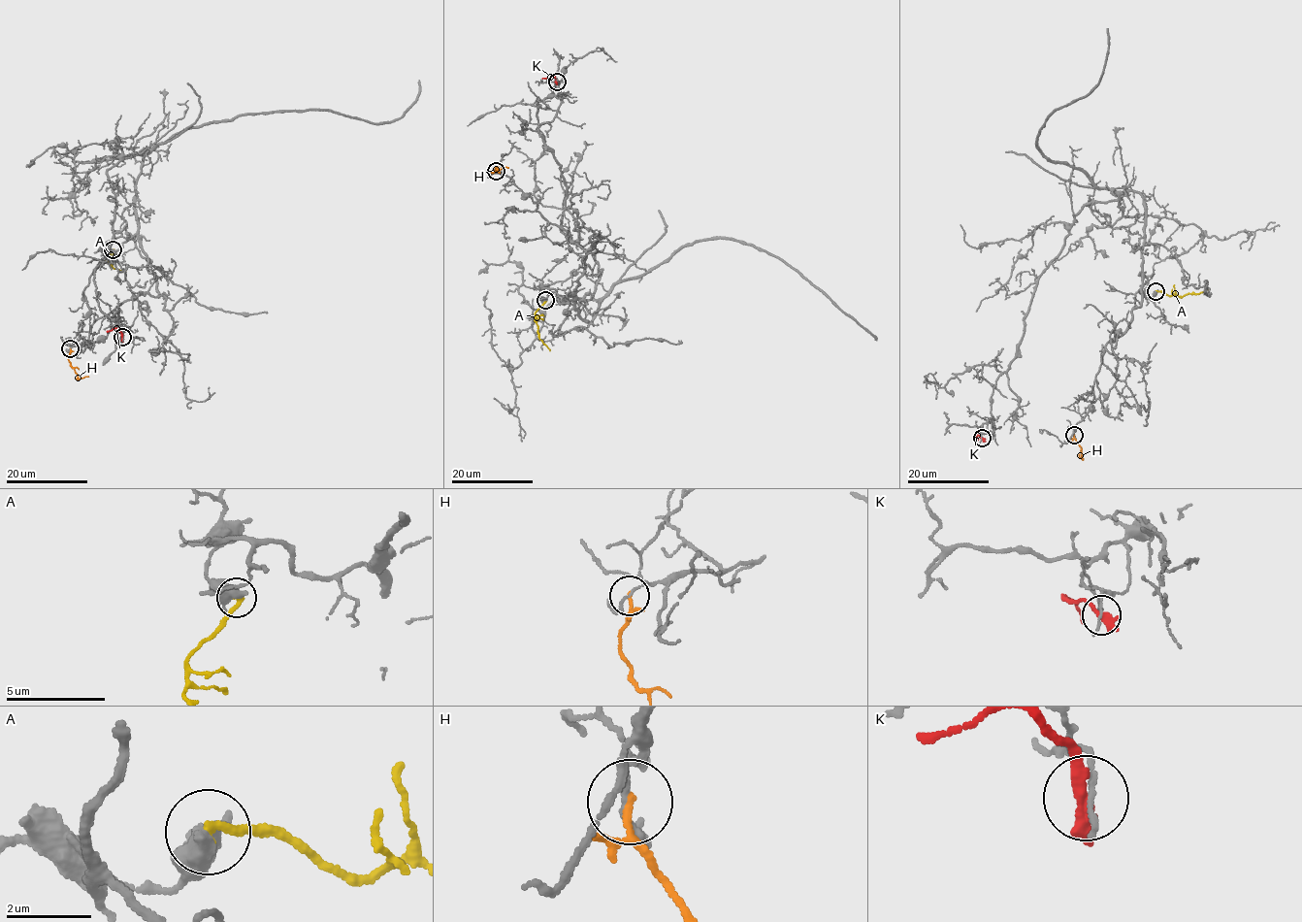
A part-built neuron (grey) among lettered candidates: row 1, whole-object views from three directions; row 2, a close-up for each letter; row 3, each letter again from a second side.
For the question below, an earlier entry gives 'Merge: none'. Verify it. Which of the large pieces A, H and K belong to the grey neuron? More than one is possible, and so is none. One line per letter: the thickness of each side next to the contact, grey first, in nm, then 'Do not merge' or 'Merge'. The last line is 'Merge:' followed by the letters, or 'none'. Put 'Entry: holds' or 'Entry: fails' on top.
Entry: holds
A: Thickness 700 nm (grey) against 220 nm. Do not merge
H: Thickness 90 nm (grey) against 110 nm. Do not merge
K: Thickness 130 nm (grey) against 400 nm. Do not merge
Merge: none

